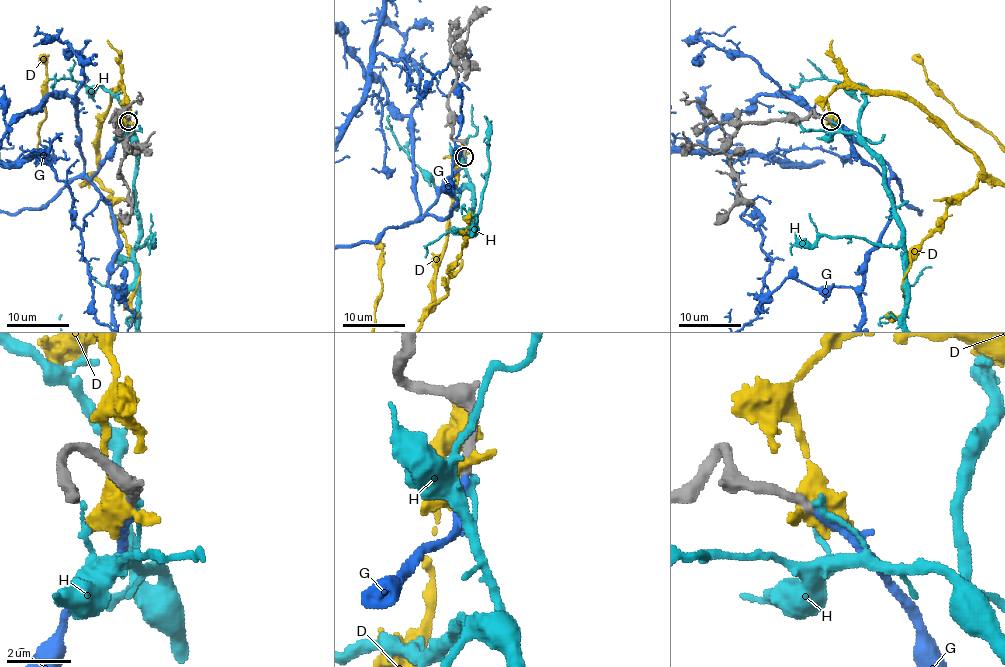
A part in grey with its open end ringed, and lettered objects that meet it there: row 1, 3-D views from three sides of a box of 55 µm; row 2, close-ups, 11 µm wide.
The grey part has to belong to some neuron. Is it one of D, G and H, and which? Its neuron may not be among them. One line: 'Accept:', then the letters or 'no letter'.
Accept: G

